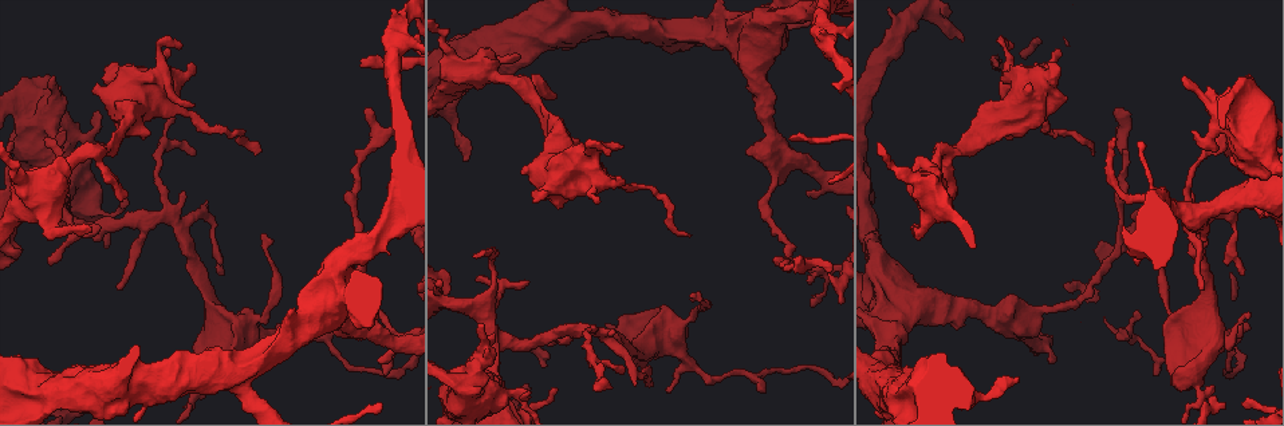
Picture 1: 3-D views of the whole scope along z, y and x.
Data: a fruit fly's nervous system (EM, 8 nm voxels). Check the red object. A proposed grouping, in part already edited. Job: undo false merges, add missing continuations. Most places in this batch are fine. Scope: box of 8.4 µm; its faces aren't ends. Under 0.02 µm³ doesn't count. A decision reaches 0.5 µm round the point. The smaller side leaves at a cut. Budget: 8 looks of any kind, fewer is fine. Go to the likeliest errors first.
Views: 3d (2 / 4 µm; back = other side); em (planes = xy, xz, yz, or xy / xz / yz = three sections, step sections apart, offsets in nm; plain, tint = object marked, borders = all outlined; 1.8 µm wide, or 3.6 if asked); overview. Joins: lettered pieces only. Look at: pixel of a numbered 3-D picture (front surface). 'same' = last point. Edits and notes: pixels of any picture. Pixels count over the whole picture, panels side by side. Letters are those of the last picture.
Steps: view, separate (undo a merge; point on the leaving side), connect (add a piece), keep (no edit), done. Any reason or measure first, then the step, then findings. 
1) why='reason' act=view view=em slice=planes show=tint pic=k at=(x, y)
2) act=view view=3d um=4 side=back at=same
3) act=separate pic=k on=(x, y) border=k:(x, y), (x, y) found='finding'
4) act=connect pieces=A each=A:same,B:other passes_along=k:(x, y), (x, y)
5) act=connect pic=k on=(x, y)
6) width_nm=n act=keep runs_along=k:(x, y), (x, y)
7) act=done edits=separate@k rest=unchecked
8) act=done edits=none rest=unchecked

why='calibre changes' act=view view=3d um=4 pic=1 at=(40, 392)

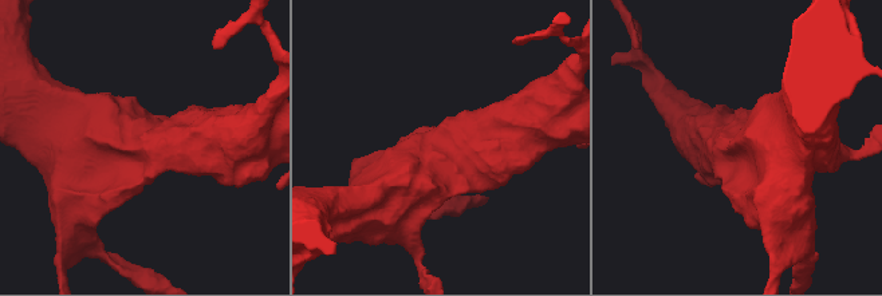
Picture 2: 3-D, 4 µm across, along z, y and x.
why='now the EM' act=view view=em um=3.6 slice=planes show=tint pic=2 at=(141, 150)

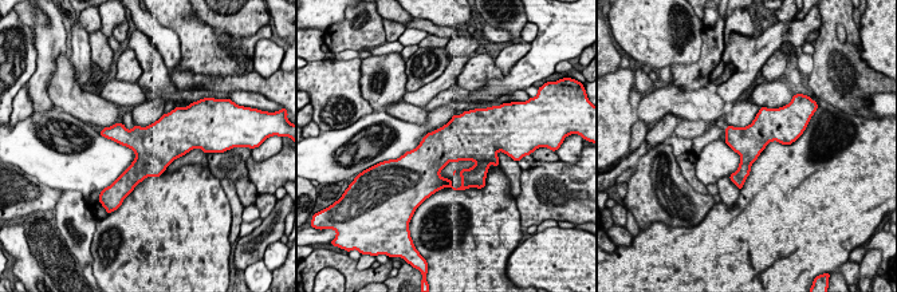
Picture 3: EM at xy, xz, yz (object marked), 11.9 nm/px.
why='what lies round it' act=view view=em um=3.6 slice=planes show=borders at=same

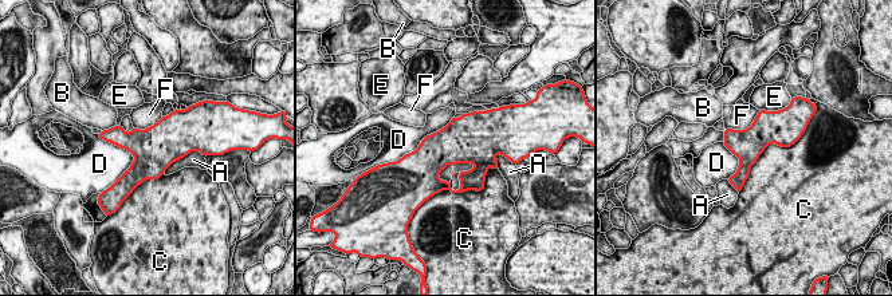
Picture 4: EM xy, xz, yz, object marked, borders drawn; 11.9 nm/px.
width_nm=380 act=keep each=A:other,B:other,C:other,D:other,E:other,F:other border=4:(99, 137), (133, 156), (116, 181) found='all the same neuron'

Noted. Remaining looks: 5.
why='sudden change in width' act=view view=em um=3.6 slice=yz step=4 show=tint pic=1 at=(877, 271)

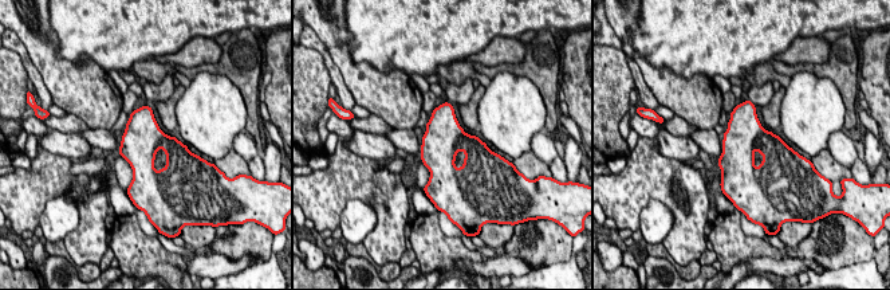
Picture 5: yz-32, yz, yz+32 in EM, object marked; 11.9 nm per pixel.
why='what lies round it' act=view view=em um=3.6 slice=yz step=4 show=borders at=same

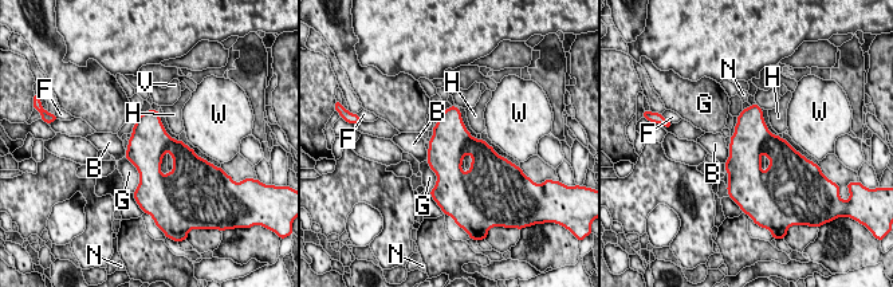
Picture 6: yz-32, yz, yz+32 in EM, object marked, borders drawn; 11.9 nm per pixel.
act=keep each=B:other,F:other,G:other,H:other,N:other,V:other,W:other border=6:(728, 149), (728, 158), (724, 162) found='continuous, no second neuron'

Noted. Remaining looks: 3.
why='thick turns thin' act=view view=3d um=4 pic=1 at=(47, 153)

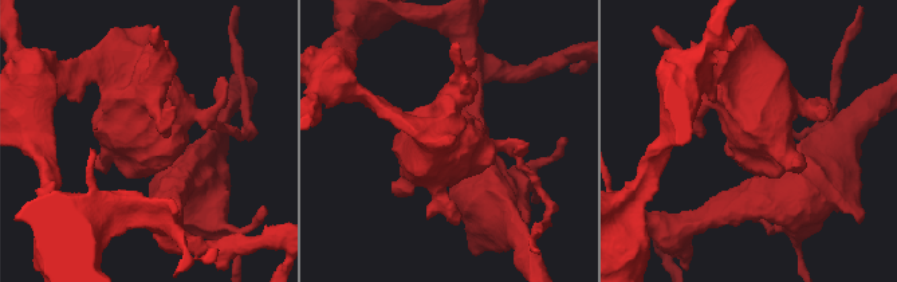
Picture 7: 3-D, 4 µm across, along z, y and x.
act=view view=em um=3.6 slice=xy step=8 show=tint pic=7 at=(150, 144)

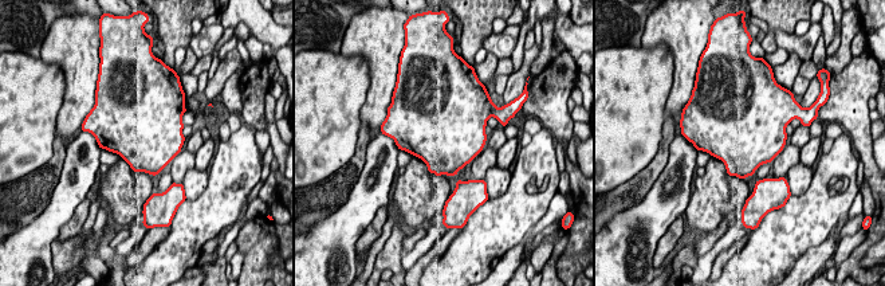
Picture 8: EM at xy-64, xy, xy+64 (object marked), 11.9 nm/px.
act=view view=em um=3.6 slice=planes show=borders at=same

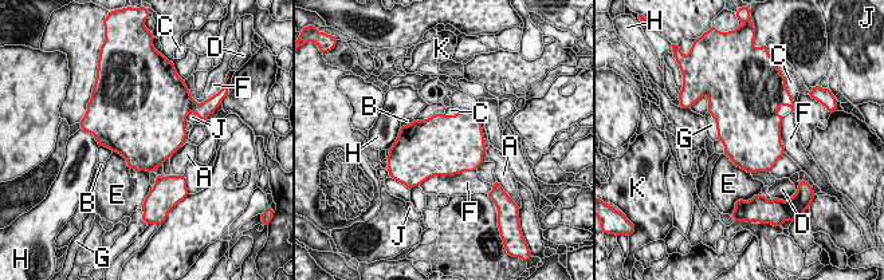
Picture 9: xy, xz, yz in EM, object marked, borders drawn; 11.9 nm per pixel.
width_nm=750 longest_contact=F:650nm act=keep each=A:other,B:other,C:other,D:other,E:other,F:other,G:other,H:other,J:other,K:other found='one neuron here'

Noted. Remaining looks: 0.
act=done edits=none rest=unchecked

